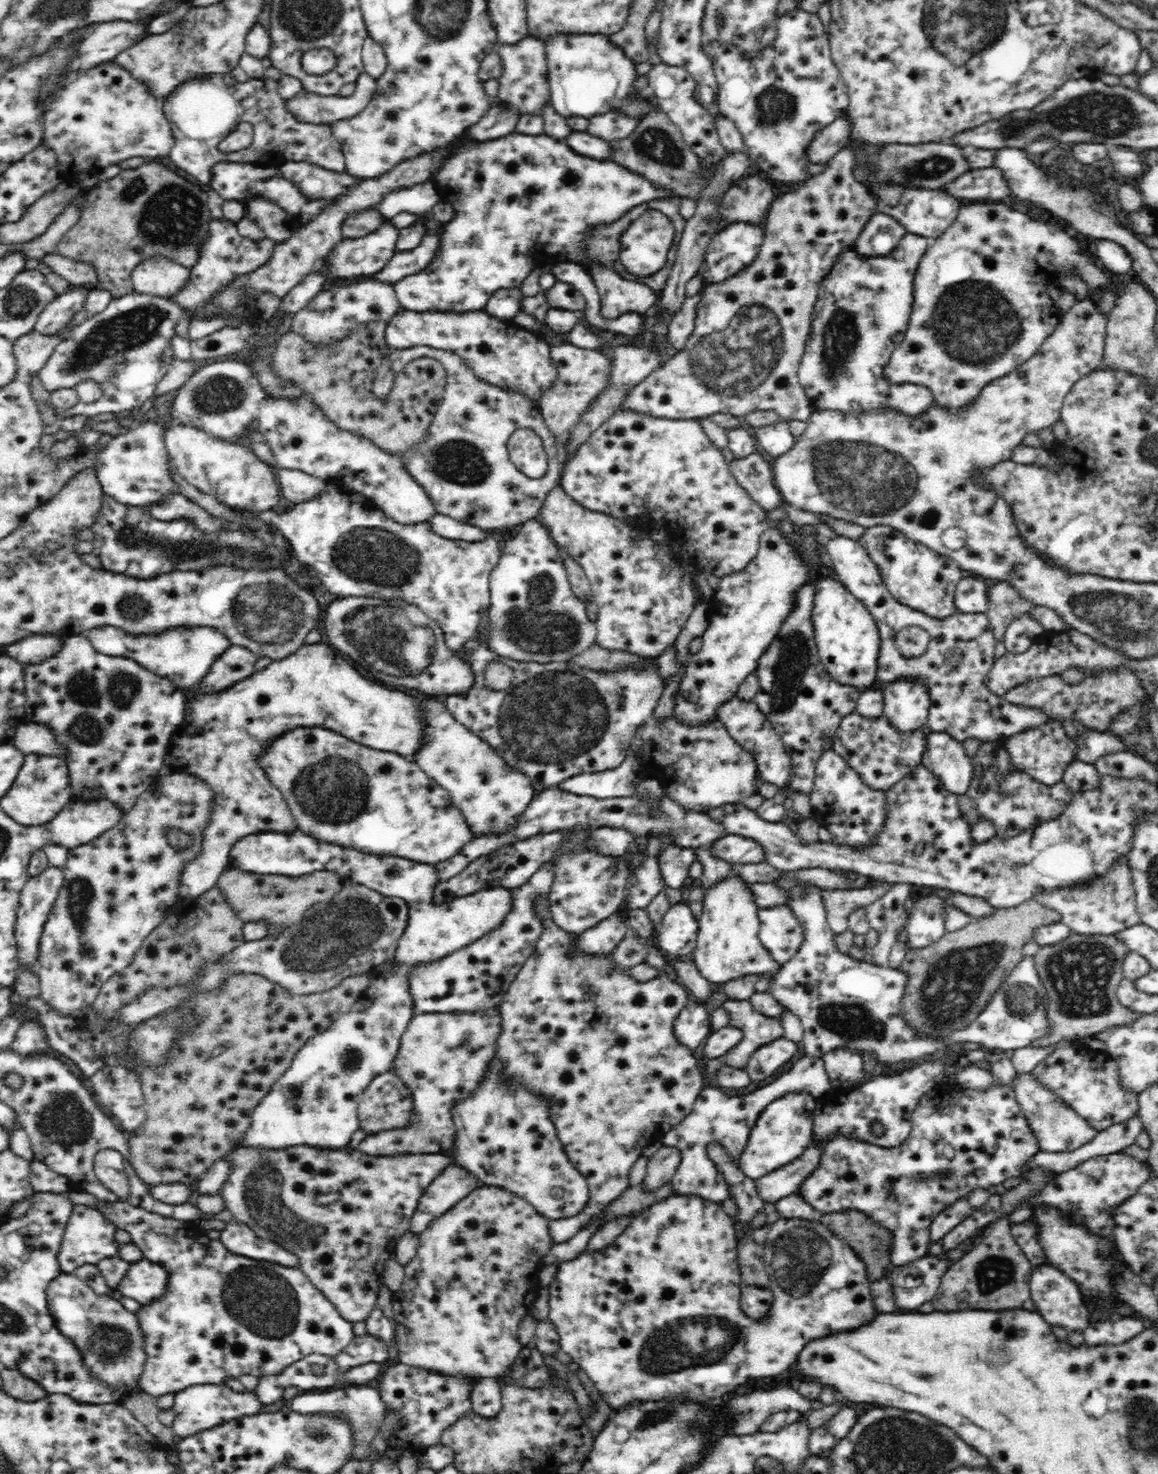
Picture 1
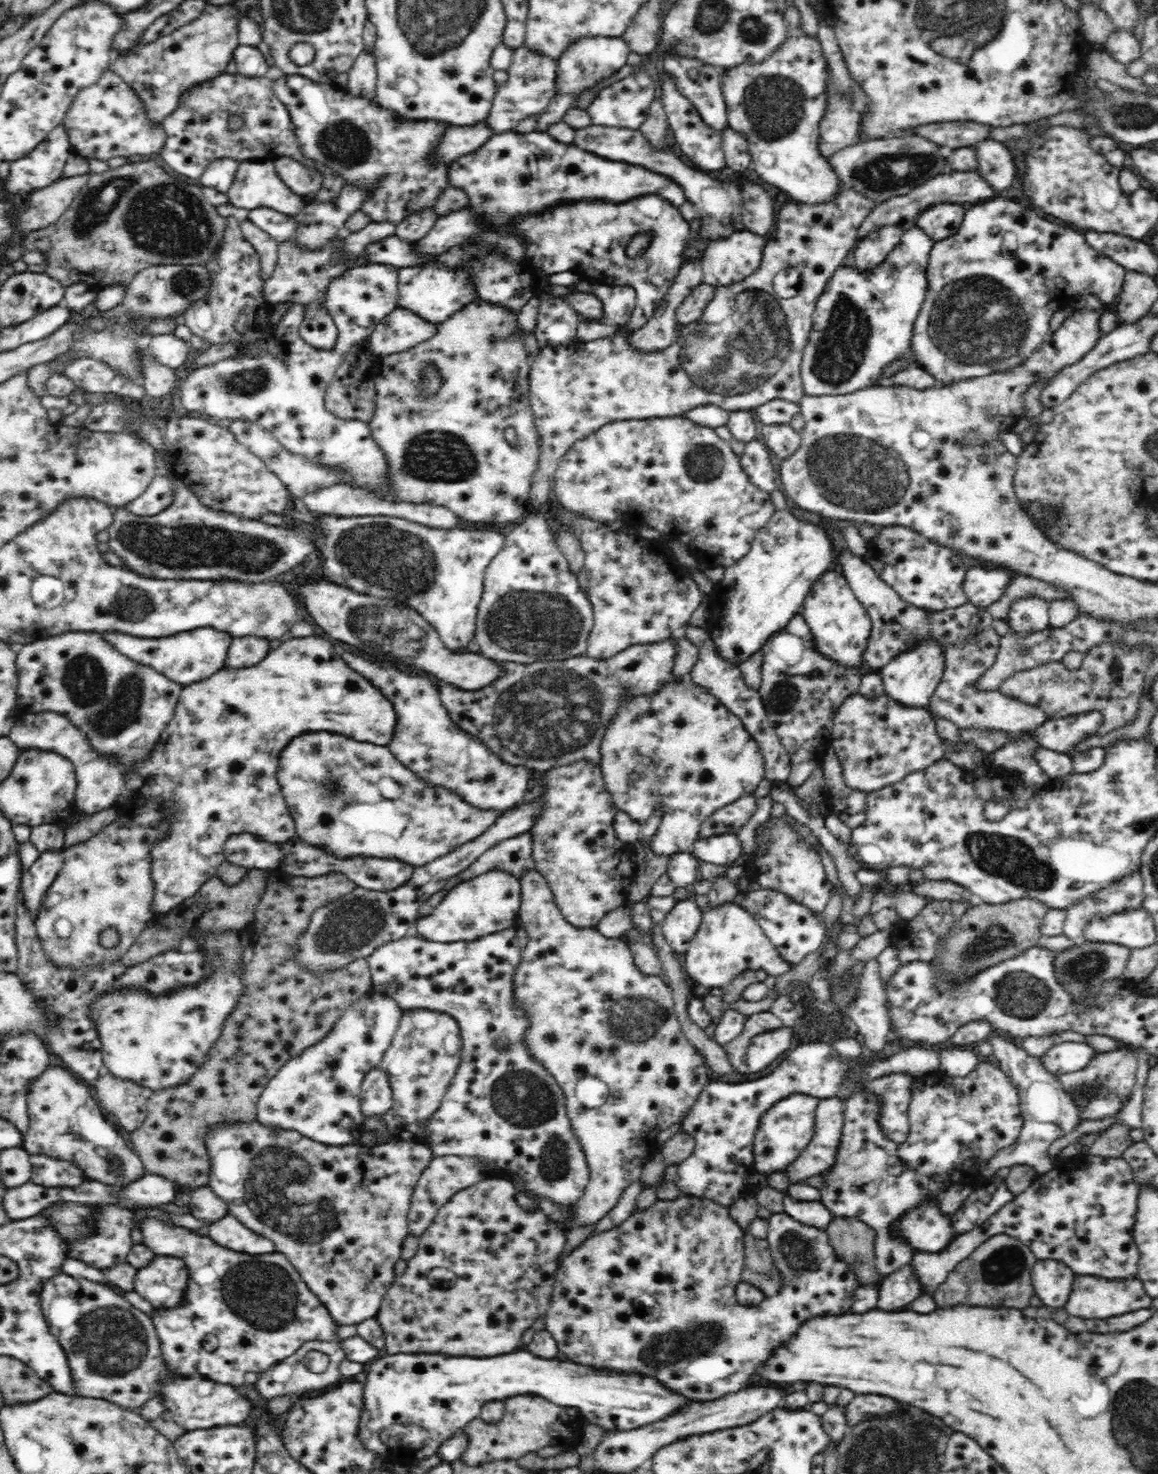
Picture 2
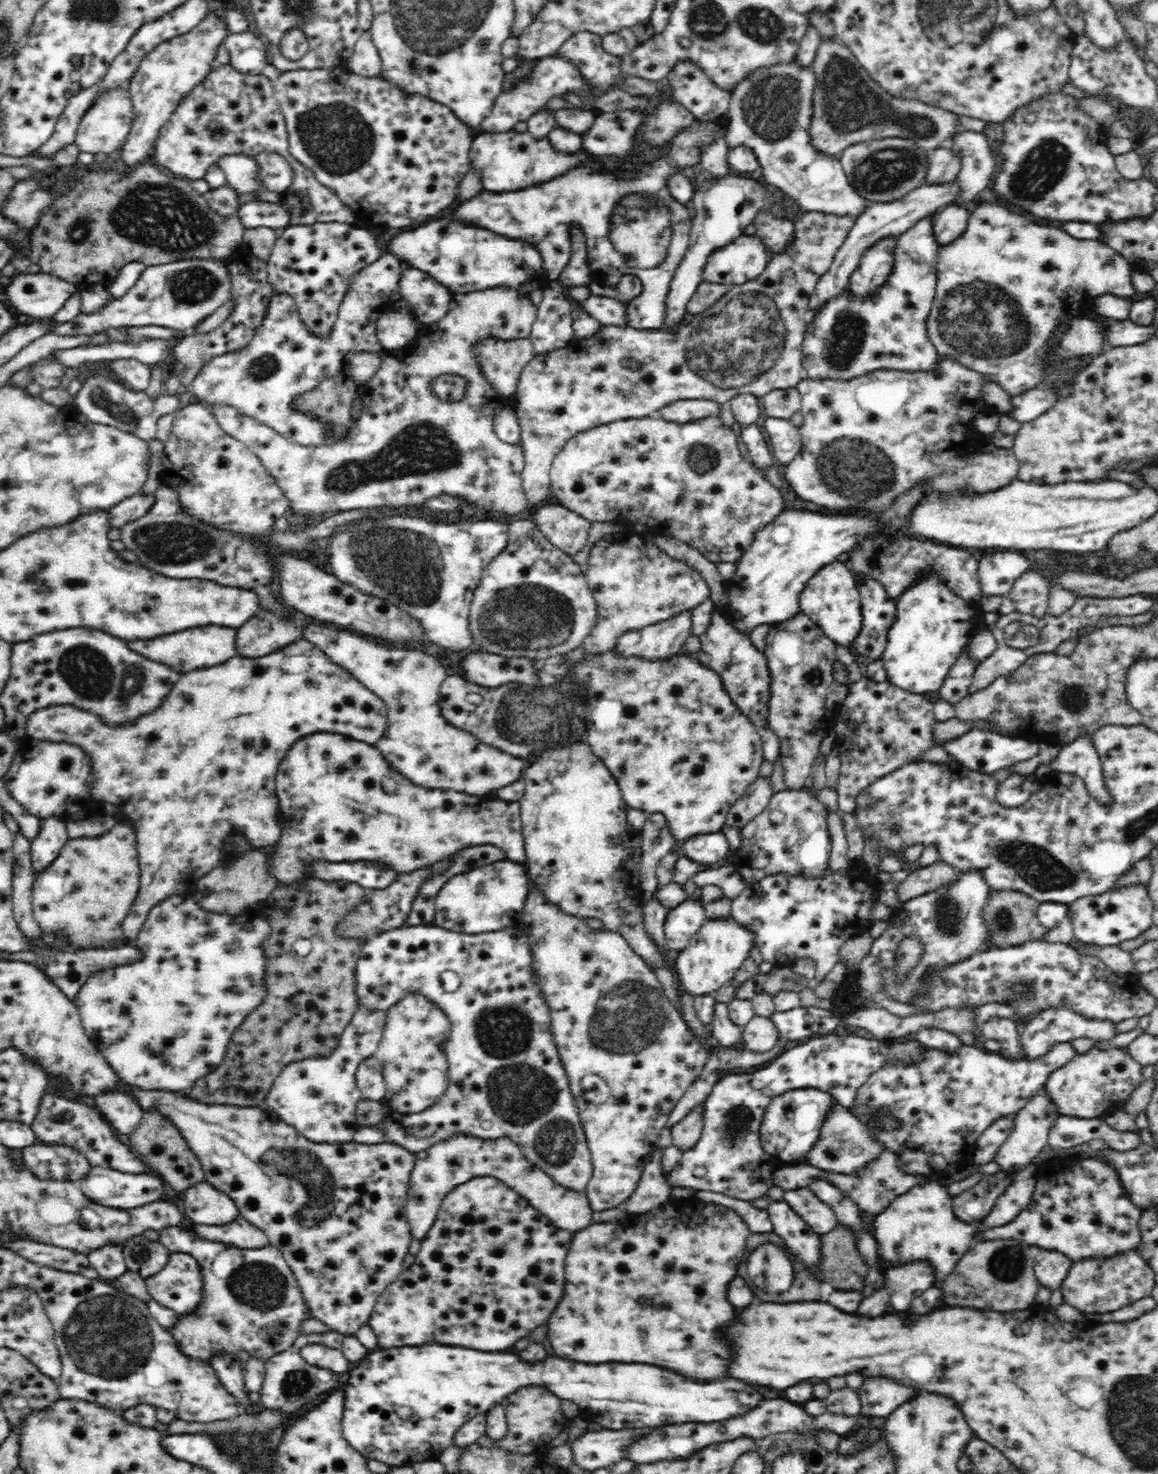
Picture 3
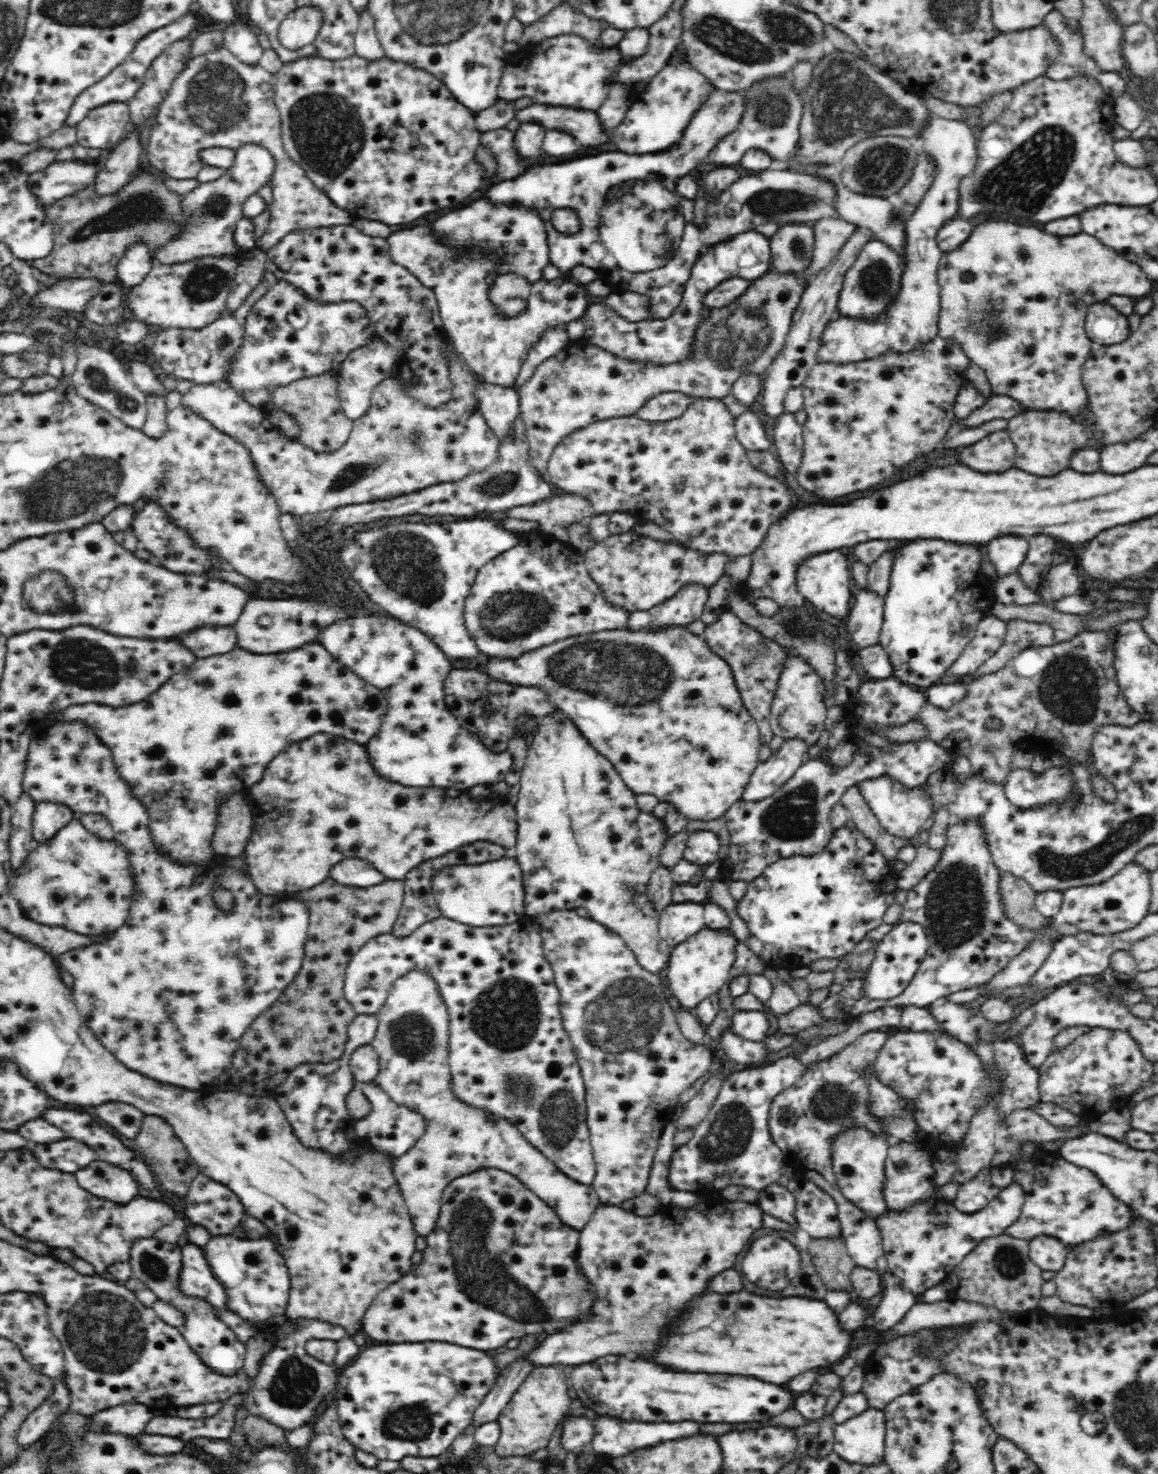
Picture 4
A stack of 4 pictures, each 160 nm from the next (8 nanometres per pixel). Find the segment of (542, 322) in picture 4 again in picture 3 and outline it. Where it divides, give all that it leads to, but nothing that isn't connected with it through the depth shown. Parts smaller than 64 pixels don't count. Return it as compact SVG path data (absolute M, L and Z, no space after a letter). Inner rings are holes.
M498 338L478 342L474 353L487 382L505 396L515 394L522 368L535 356L530 340L502 341Z

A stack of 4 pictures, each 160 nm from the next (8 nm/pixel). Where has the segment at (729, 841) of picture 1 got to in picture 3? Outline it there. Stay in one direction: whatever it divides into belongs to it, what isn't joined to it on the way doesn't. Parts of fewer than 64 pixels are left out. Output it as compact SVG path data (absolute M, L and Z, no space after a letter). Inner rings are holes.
M720 830L693 836L681 844L682 854L702 865L712 865L733 853L727 836Z

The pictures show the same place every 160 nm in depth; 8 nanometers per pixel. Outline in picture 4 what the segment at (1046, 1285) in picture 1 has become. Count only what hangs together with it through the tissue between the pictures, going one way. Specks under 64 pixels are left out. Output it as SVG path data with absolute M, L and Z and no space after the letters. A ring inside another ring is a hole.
M1042 1235L1034 1237L1029 1242L1029 1256L1040 1269L1058 1272L1062 1270L1066 1258L1069 1254L1069 1248L1062 1243L1060 1239Z

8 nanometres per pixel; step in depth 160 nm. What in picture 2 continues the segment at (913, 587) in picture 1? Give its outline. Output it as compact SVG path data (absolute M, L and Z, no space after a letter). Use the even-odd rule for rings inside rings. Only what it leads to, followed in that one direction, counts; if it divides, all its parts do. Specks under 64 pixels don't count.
M888 525L888 528L886 526L878 528L877 526L877 530L876 536L869 540L869 545L862 557L866 562L871 563L879 577L886 584L889 584L904 602L935 613L968 603L968 597L966 597L963 585L969 568L962 562L959 554L954 553L954 550L949 547L928 541L926 537L918 535L910 527Z

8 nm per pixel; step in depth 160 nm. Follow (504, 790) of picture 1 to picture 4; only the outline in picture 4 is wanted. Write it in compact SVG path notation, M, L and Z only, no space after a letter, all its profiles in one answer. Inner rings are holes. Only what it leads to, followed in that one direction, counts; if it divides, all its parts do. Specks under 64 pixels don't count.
M365 616L344 619L346 622L338 622L336 626L330 626L330 630L322 630L316 642L334 660L342 662L344 666L350 666L354 674L364 678L370 684L376 684L380 690L384 690L388 700L388 712L384 716L384 724L380 732L366 744L366 750L370 754L372 766L376 773L384 776L384 779L399 782L404 786L438 786L438 788L464 788L480 784L498 784L504 782L505 775L513 768L513 756L507 750L494 752L478 740L478 736L470 734L468 730L458 724L458 720L450 714L446 705L444 682L453 668L452 660L446 657L437 644L422 631L412 625L398 620L386 618L386 616Z

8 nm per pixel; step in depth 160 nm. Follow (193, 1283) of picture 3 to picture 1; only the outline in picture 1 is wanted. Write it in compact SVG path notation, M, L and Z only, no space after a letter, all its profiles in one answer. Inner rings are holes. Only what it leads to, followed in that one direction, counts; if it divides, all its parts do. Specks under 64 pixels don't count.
M143 1259L131 1264L126 1276L116 1284L115 1289L126 1298L132 1298L141 1304L150 1304L165 1294L168 1282L166 1268Z

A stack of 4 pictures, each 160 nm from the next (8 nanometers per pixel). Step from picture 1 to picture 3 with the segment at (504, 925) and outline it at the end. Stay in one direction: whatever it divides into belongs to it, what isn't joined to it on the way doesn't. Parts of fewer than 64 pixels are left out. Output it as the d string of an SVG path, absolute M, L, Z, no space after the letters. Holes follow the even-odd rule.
M434 924L402 926L383 931L362 944L355 964L355 994L361 1006L387 1011L406 994L420 993L446 1013L451 1031L443 1044L448 1054L448 1090L440 1100L436 1100L438 1106L406 1116L384 1106L382 1126L360 1127L354 1134L354 1142L362 1145L394 1142L394 1145L402 1145L406 1151L417 1154L428 1150L434 1143L446 1142L446 1139L456 1136L492 1140L509 1138L521 1148L529 1162L544 1170L559 1186L582 1192L593 1176L592 1156L581 1126L577 1098L570 1091L566 1071L550 1033L550 1011L544 993L534 982L528 938L526 935L517 938L515 931L514 927L506 927L494 932L466 934ZM447 970L453 970L460 977L460 986L455 992L447 992L442 987L440 974Z

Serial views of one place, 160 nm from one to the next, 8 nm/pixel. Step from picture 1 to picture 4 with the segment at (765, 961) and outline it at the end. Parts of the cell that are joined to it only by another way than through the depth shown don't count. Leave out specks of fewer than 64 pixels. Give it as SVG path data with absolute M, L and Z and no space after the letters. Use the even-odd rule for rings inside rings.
M705 927L704 929L700 930L700 932L694 934L694 936L691 936L690 938L687 938L684 942L678 943L675 947L673 947L672 956L669 956L668 961L668 970L664 970L663 972L668 972L668 984L670 986L668 987L672 992L674 992L674 996L678 998L678 1002L684 1006L684 1008L696 1008L698 1006L699 1002L702 1002L704 998L708 998L711 994L718 993L720 991L720 988L728 982L729 978L729 972L731 971L732 965L734 964L734 961L736 960L736 945L739 943L739 940L733 935L733 932L730 928L724 928L724 930L714 930Z

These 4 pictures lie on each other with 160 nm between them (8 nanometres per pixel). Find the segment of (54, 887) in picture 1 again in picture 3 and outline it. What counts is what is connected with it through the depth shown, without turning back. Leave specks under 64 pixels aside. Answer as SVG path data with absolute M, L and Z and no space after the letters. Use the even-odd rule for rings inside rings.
M46 817L41 821L38 836L31 842L32 871L34 875L45 870L58 856L66 844L66 824L64 818Z

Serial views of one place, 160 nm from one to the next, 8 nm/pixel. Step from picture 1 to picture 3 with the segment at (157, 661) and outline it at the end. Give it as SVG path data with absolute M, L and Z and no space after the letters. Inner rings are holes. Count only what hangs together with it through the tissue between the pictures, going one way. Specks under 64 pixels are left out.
M208 625L189 628L186 632L168 634L168 636L146 640L146 642L134 642L134 646L138 646L138 650L142 650L142 654L150 654L146 658L168 662L167 666L173 667L174 670L178 668L177 671L183 675L194 670L208 670L212 666L218 666L230 658L234 658L238 655L236 638L236 629ZM170 662L174 662L174 664L170 664Z

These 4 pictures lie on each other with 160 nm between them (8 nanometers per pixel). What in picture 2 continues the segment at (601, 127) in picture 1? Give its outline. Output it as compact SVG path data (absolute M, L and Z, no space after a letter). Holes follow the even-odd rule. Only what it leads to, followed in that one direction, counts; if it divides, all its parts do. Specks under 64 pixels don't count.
M640 68L638 74L620 80L604 89L594 98L586 108L592 118L592 125L610 126L614 128L630 129L635 131L648 118L648 110L656 94L656 83L650 80L644 69Z

